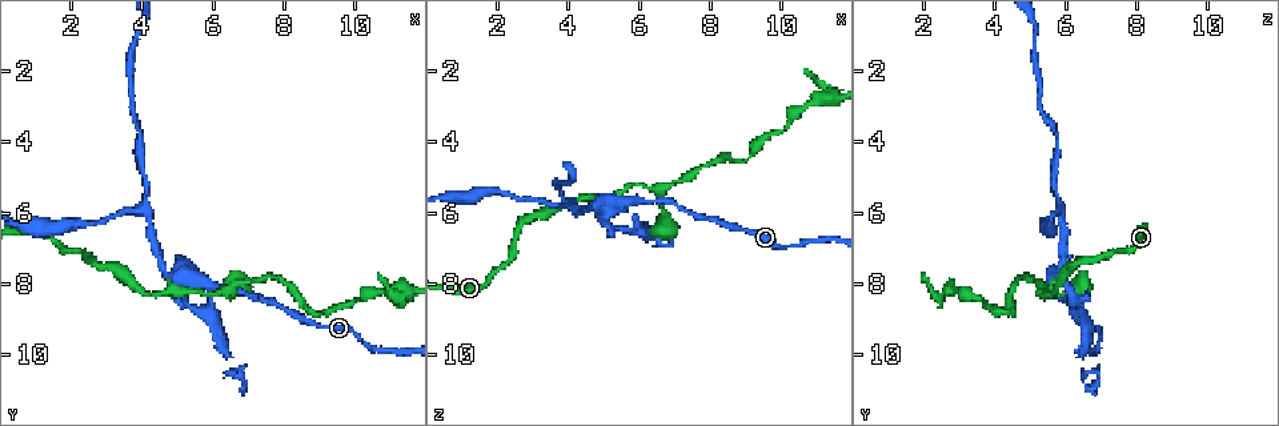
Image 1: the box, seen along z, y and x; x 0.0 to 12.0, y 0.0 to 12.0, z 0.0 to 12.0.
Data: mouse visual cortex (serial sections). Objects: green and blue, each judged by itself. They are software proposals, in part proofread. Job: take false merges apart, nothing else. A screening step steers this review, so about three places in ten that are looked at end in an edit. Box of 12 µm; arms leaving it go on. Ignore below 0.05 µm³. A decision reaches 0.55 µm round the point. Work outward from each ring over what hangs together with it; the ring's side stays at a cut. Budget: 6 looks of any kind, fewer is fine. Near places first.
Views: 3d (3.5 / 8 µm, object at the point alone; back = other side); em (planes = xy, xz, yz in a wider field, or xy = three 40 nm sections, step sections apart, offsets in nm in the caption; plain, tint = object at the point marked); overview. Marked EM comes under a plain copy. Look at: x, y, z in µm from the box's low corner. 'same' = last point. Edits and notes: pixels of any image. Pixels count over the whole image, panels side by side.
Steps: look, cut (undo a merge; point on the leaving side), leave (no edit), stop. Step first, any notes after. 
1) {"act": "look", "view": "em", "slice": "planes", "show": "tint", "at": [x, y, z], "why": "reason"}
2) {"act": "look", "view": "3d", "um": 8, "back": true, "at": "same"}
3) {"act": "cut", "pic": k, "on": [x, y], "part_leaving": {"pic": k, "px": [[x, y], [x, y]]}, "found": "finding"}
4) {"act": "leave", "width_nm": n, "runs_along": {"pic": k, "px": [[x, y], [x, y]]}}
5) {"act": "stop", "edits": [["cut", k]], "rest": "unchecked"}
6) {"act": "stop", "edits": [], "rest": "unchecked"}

{"act": "look", "view": "3d", "um": 3.5, "at": [9.0, 8.9, 4.6], "why": "abrupt turn"}

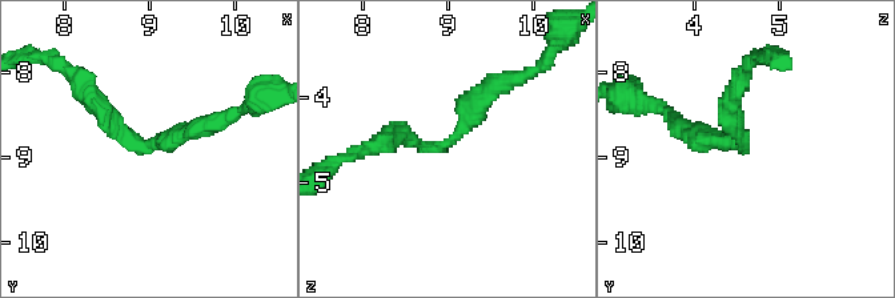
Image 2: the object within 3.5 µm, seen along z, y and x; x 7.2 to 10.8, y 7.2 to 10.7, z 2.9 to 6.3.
{"act": "look", "view": "em", "slice": "xy", "step": 3, "show": "tint", "at": [8.95, 8.85, 4.55], "arm_widths_nm": [250, 250], "why": "shape alone is not enough"}

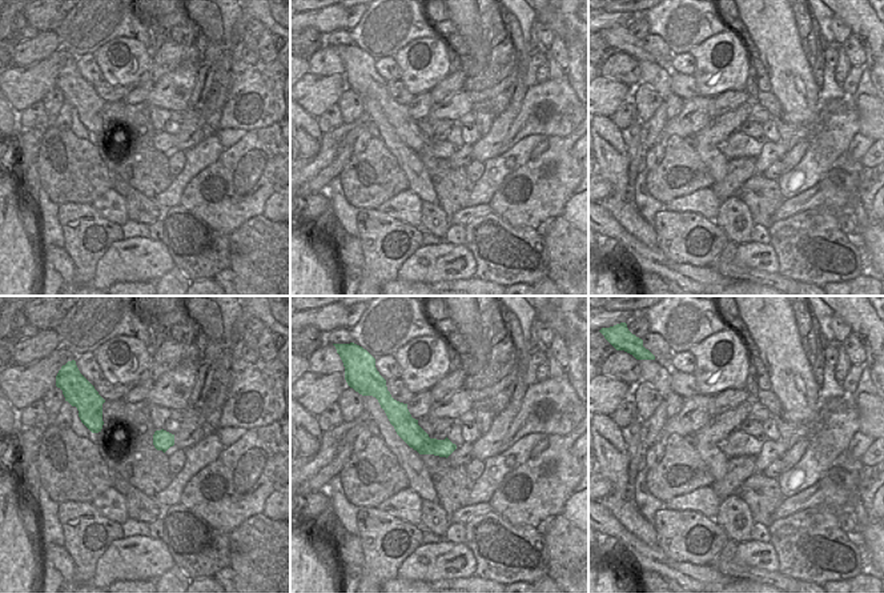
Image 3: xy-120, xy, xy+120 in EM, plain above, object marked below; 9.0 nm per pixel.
{"act": "leave", "width_nm": 200, "runs_along": {"pic": 2, "px": [[381, 144], [448, 144], [492, 85]]}, "found": "continuous, no second cell"}

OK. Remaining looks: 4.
{"act": "look", "view": "3d", "um": 8, "back": true, "at": [4.8, 7.8, 5.7], "why": "three arms meet"}

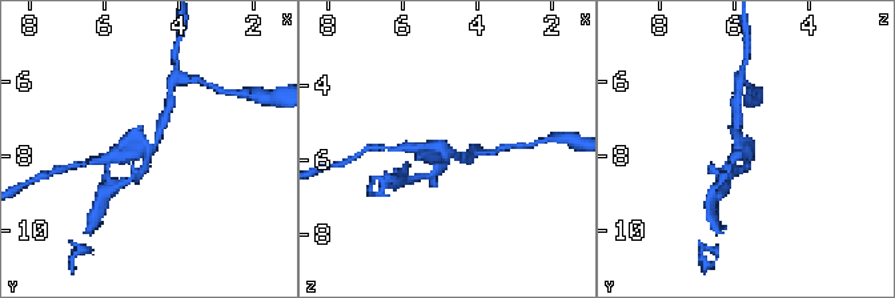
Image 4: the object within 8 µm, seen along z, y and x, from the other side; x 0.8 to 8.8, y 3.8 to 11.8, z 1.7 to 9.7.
{"act": "look", "view": "em", "slice": "planes", "show": "tint", "at": [4.9, 7.7, 5.8]}

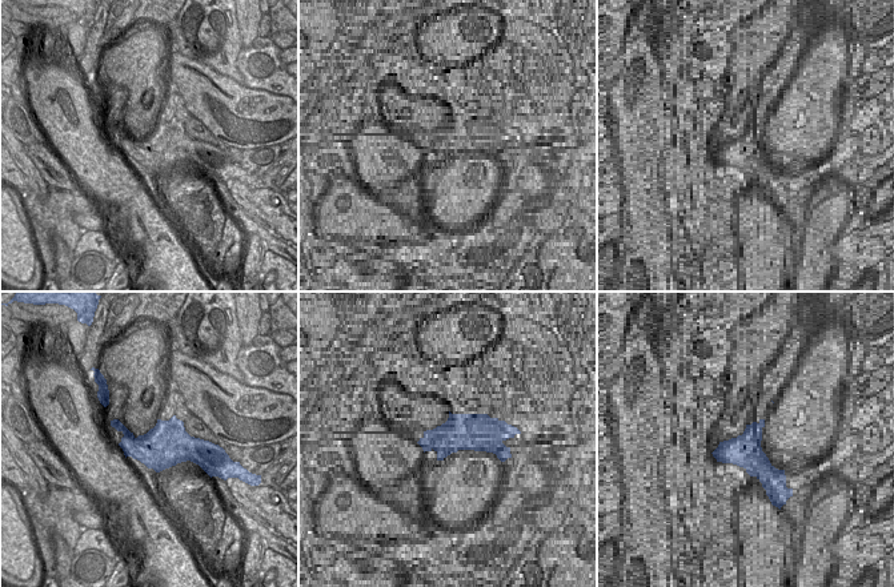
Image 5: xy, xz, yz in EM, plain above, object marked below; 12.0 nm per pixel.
{"act": "cut", "pic": 4, "on": [437, 170], "width_nm": 550, "part_leaving": {"pic": 4, "px": [[446, 156], [441, 169], [414, 178]]}, "found": "a second cell is stuck on"}

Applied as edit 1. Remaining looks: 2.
{"act": "stop", "edits": [["cut", 4]], "rest": "unchecked"}

